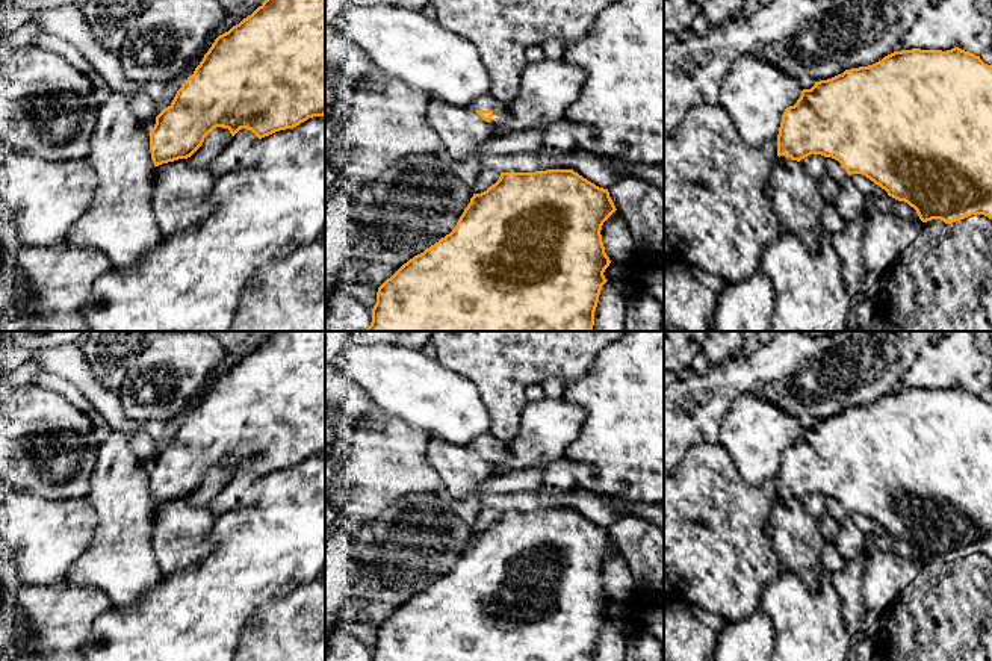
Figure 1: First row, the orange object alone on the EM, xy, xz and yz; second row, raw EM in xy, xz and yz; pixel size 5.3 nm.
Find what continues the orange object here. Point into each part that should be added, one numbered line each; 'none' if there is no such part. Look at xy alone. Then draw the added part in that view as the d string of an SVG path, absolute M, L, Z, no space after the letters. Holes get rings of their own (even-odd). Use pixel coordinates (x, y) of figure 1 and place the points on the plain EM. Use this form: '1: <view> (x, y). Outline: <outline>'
none

